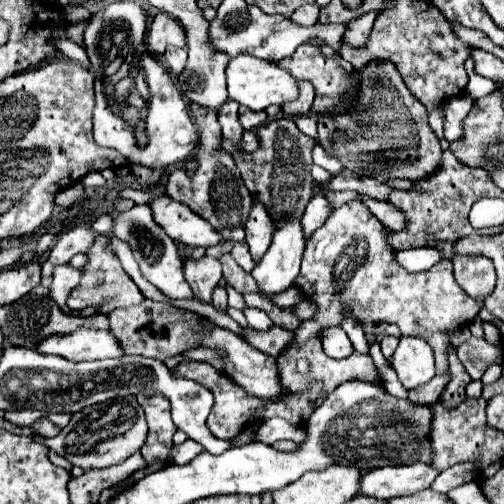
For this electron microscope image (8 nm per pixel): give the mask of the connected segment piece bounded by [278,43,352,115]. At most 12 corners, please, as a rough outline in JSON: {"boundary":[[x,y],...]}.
{"boundary":[[304,43],[278,65],[314,85],[314,115],[332,111],[350,73]]}

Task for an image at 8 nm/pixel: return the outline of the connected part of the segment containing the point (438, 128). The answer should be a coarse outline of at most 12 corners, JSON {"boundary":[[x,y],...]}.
{"boundary":[[437,107],[428,122],[439,140],[444,138],[444,112]]}

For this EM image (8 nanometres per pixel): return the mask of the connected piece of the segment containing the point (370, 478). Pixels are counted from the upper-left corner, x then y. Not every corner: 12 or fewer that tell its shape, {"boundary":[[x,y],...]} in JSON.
{"boundary":[[394,465],[366,473],[360,493],[412,495],[438,477],[432,465]]}

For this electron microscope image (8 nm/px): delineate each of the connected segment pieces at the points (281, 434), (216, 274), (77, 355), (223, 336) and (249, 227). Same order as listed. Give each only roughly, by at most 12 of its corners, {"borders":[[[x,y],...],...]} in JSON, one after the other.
{"borders":[[[276,417],[264,421],[252,441],[300,443],[306,429]],[[182,259],[186,281],[200,301],[210,303],[222,279],[220,261]],[[76,329],[36,351],[70,361],[124,357],[110,331]],[[216,327],[206,349],[224,349],[228,375],[262,401],[280,401],[276,357]],[[254,201],[246,241],[254,263],[270,247],[272,219]]]}

